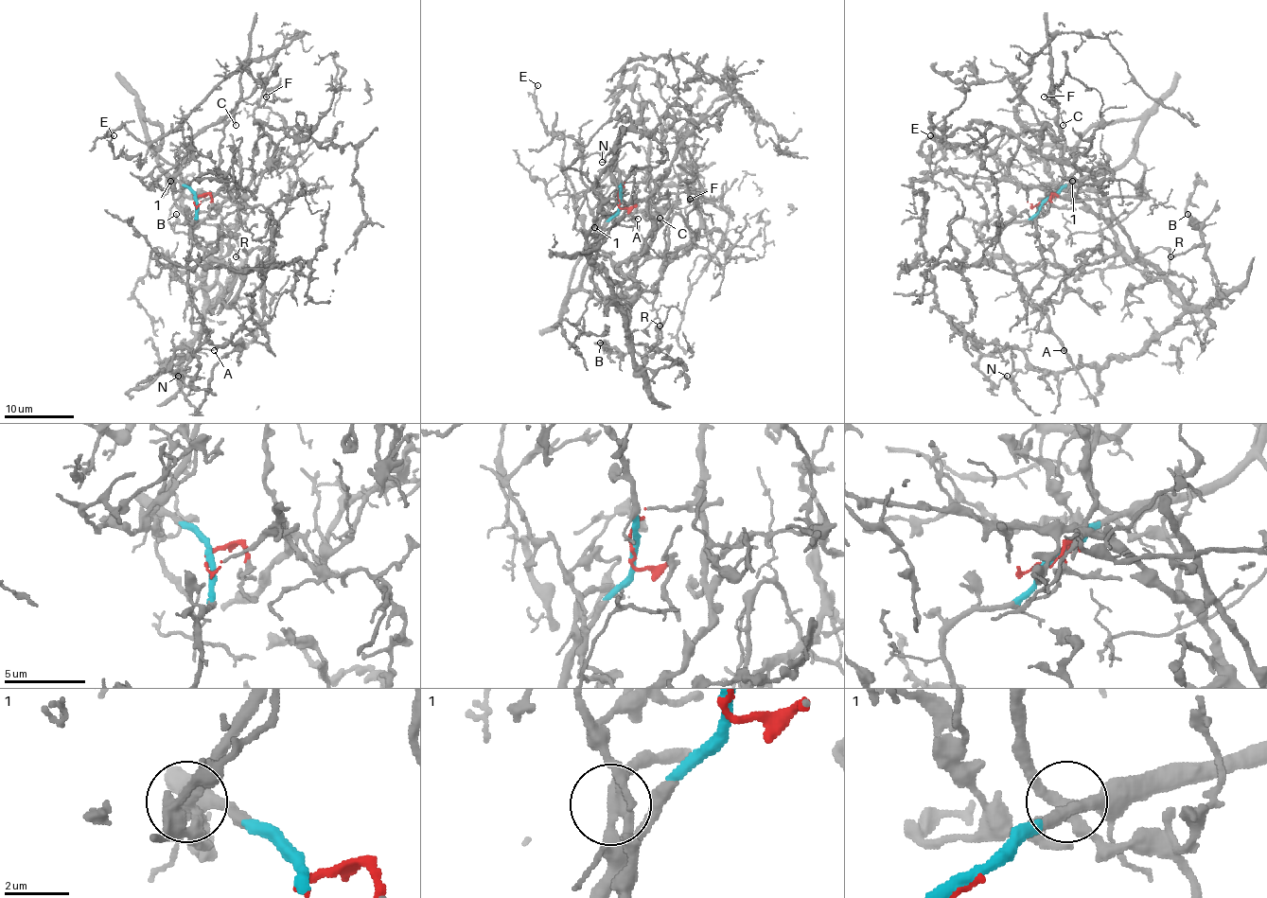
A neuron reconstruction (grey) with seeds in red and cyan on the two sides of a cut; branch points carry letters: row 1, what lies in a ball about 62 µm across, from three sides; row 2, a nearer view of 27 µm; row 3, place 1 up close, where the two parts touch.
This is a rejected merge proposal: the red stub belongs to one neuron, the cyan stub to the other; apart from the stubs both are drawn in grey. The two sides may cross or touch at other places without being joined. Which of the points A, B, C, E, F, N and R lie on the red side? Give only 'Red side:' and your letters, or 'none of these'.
Red side: B, N, R

